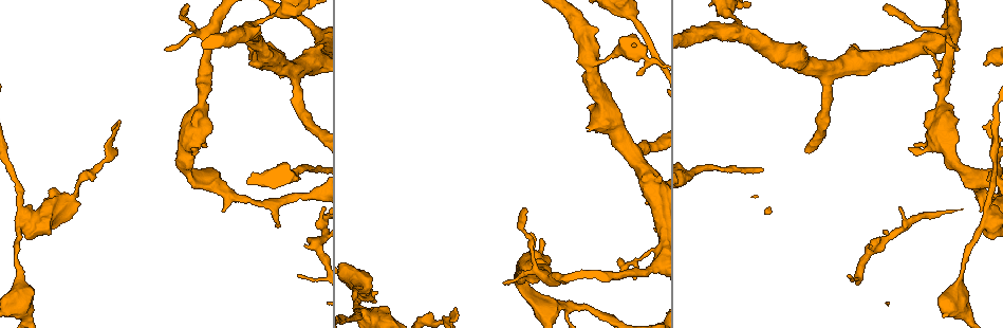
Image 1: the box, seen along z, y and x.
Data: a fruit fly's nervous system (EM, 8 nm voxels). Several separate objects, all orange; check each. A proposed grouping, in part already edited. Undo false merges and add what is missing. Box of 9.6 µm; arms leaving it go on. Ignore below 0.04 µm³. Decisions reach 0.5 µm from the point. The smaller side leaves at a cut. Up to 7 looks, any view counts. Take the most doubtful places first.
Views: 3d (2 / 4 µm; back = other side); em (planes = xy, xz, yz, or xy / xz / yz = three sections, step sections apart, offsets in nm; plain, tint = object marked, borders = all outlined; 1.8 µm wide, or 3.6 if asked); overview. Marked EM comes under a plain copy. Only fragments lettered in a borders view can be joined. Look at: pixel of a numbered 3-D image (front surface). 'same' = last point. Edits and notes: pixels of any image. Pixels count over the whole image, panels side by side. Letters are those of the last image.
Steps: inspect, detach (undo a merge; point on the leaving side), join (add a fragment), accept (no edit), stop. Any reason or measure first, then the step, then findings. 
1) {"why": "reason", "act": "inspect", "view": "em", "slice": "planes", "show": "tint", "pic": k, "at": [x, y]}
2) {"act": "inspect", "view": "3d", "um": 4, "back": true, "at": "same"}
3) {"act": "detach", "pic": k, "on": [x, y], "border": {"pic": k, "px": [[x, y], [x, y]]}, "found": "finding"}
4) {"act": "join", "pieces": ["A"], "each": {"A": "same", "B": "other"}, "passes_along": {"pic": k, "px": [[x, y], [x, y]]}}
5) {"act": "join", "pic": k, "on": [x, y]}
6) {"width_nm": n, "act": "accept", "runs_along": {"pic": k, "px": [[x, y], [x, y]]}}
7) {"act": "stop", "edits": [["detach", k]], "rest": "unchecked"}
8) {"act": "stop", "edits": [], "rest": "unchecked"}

{"why": "an open end", "act": "inspect", "view": "3d", "um": 4, "back": true, "pic": 1, "at": [297, 274]}

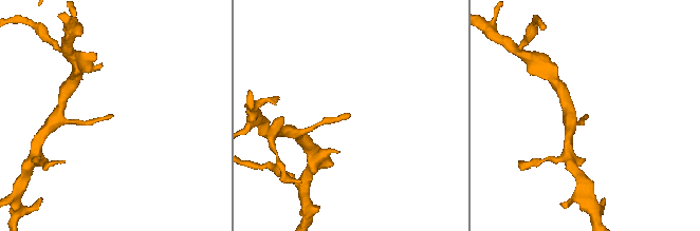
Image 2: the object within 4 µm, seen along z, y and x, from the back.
{"why": "now the EM", "act": "inspect", "view": "em", "slice": "yz", "step": 16, "show": "borders", "pic": 2, "at": [113, 115]}

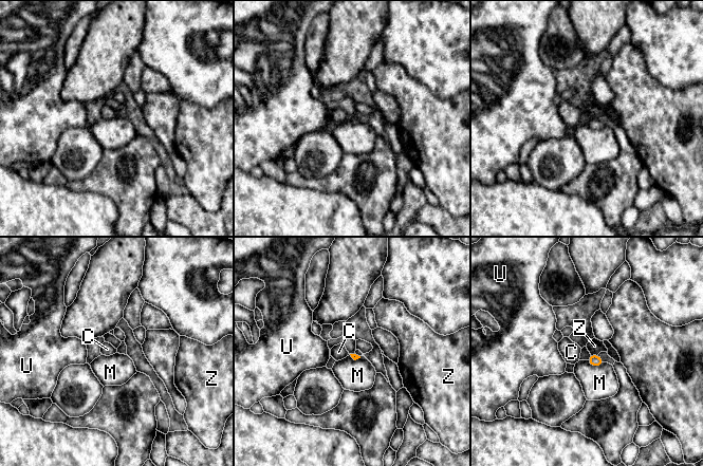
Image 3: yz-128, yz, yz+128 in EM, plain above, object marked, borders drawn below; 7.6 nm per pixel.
{"act": "inspect", "view": "em", "slice": "planes", "show": "borders", "at": "same"}

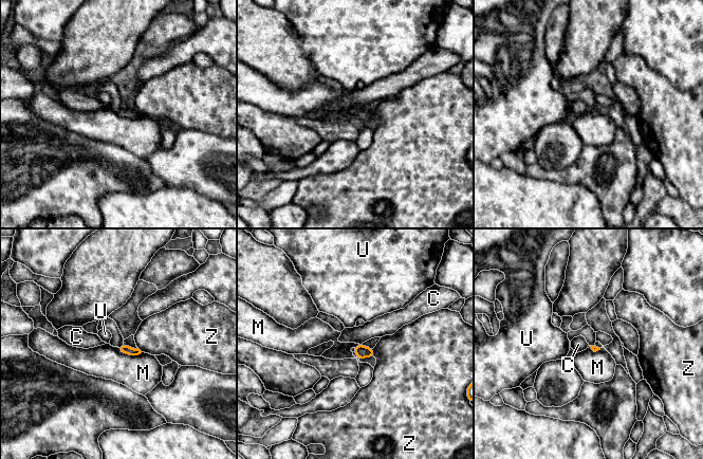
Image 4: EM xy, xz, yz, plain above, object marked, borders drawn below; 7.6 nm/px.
{"act": "accept", "each": {"C": "other", "M": "other", "U": "other", "Z": "other"}, "border": {"pic": 4, "px": [[116, 347], [127, 354], [142, 352]]}, "found": "no lettered fragment goes on from it"}

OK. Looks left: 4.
{"why": "a fork", "act": "inspect", "view": "3d", "um": 2, "pic": 1, "at": [628, 153]}

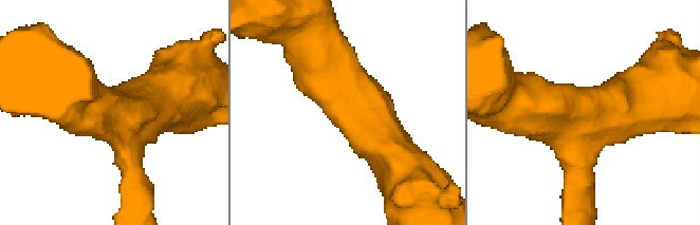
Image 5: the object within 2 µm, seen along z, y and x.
{"act": "inspect", "view": "em", "slice": "planes", "show": "borders", "pic": 5, "at": [356, 102]}

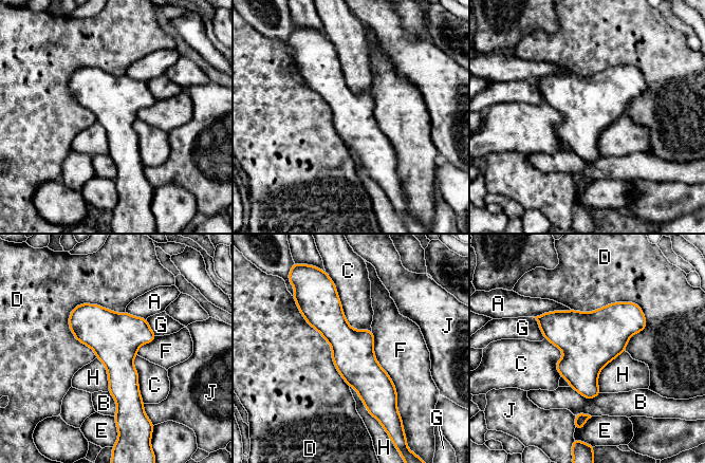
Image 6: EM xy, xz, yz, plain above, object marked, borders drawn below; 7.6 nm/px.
{"width_nm": 320, "longest_contact_nm": ["F", 650], "act": "accept", "each": {"A": "other", "B": "other", "C": "other", "D": "other", "E": "other", "F": "other", "G": "other", "H": "other", "J": "other"}, "found": "all the same neuron"}

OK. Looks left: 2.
{"act": "stop", "edits": [], "rest": "unchecked"}

